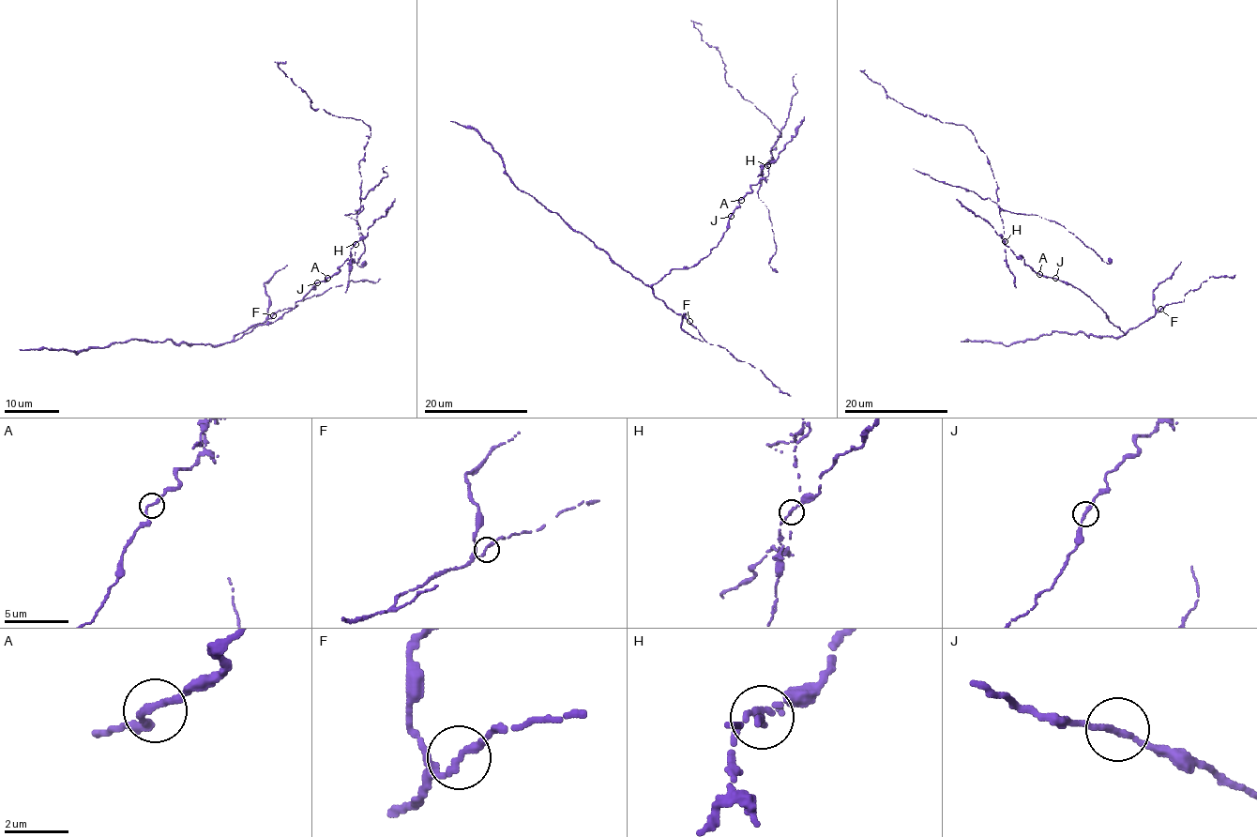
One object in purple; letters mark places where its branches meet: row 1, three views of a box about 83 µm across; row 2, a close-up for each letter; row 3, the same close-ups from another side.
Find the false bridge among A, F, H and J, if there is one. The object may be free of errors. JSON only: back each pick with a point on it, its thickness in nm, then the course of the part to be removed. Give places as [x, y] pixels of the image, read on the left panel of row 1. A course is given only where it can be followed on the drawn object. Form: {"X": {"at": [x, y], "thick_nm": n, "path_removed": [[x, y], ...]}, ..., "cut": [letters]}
{"H": {"at": [355, 244], "thick_nm": 200, "path_removed": [[355, 244], [363, 208], [359, 161], [371, 128], [314, 110], [279, 67], [285, 61]]}, "cut": ["H"]}

